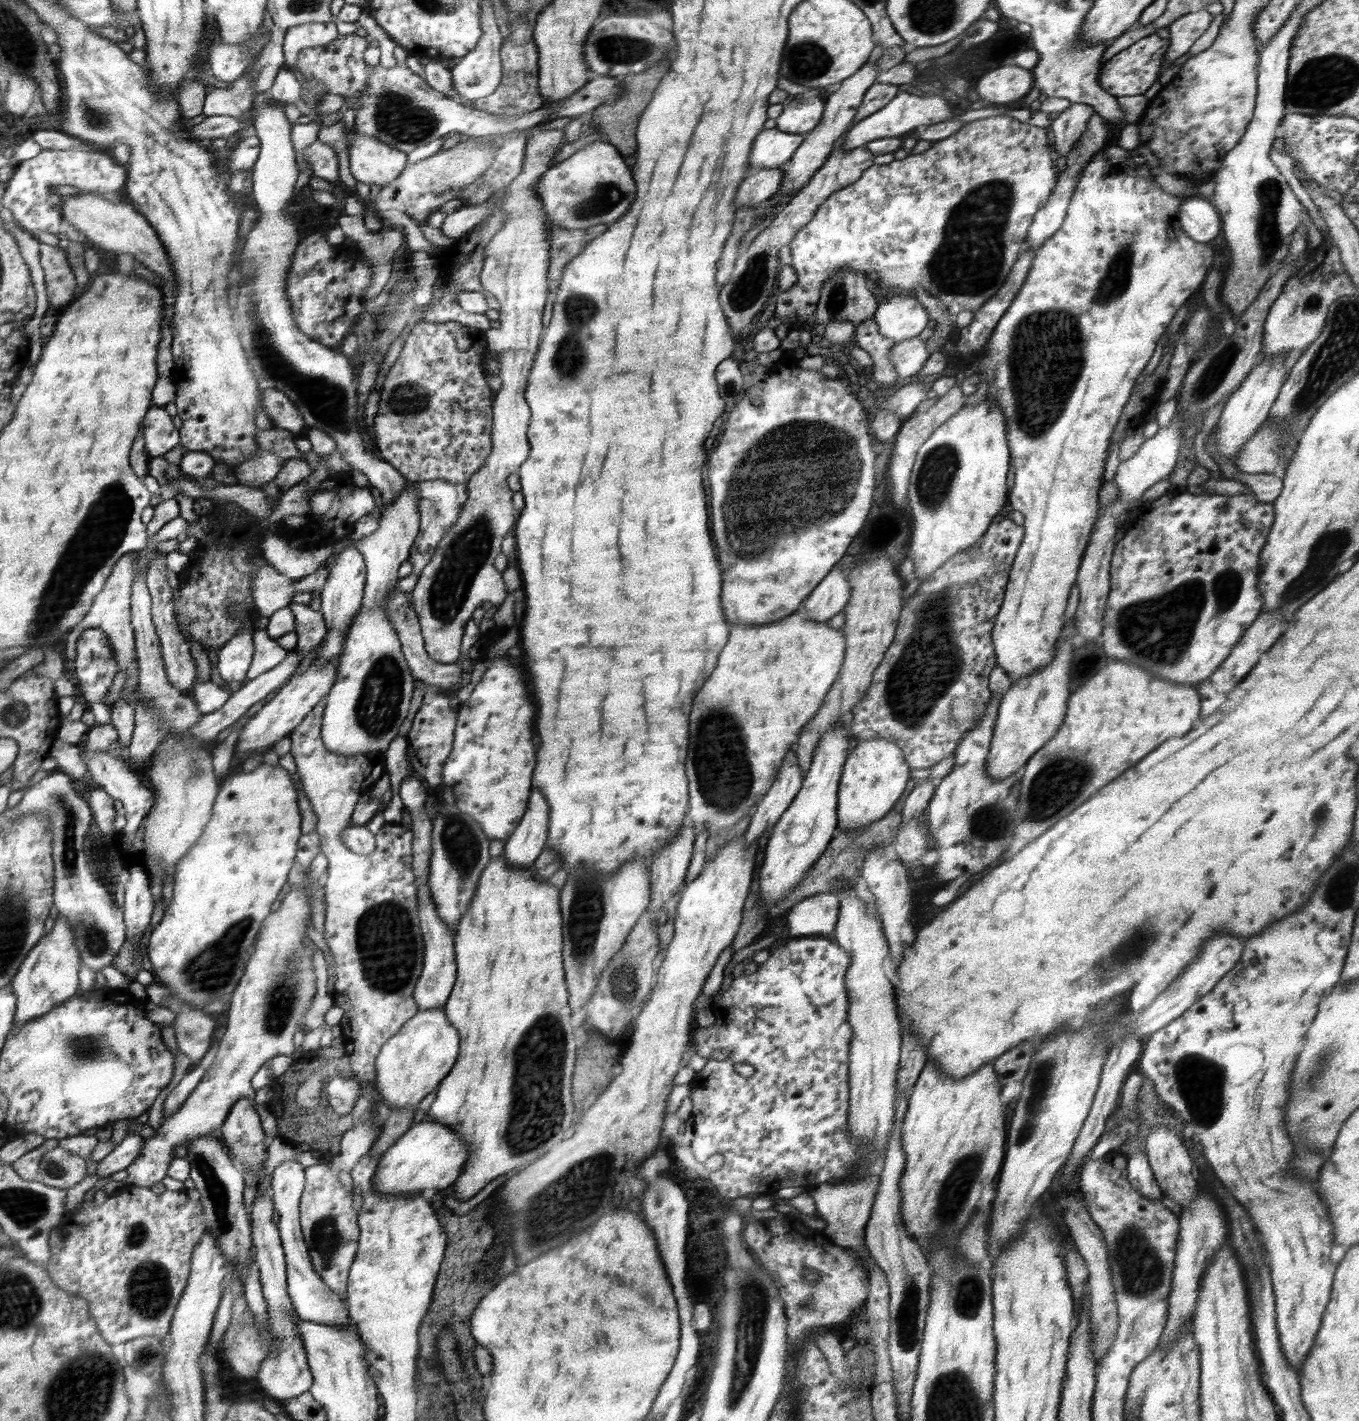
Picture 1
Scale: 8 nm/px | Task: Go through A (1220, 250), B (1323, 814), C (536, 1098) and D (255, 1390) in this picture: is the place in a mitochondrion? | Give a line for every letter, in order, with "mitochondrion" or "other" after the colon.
A: other
B: mitochondrion
C: mitochondrion
D: other

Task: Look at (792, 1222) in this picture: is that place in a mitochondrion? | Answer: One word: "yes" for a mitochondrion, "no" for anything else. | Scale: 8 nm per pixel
no

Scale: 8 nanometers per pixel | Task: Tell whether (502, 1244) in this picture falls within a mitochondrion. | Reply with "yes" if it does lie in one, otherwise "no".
yes

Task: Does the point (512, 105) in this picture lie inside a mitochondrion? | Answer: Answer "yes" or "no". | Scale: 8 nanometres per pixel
yes

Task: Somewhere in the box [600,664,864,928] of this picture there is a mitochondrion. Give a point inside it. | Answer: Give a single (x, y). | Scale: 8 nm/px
(717, 726)

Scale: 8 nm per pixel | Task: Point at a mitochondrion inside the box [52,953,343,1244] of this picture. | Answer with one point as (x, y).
(86, 1047)

